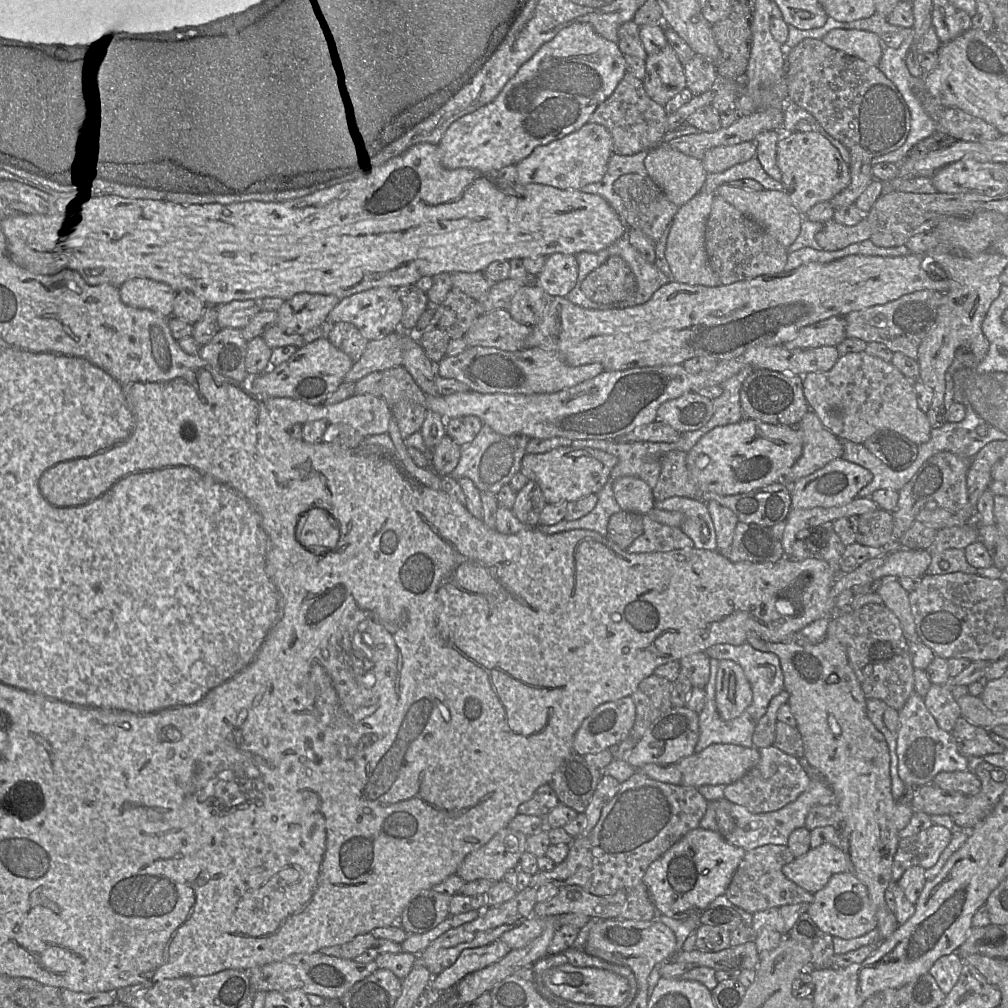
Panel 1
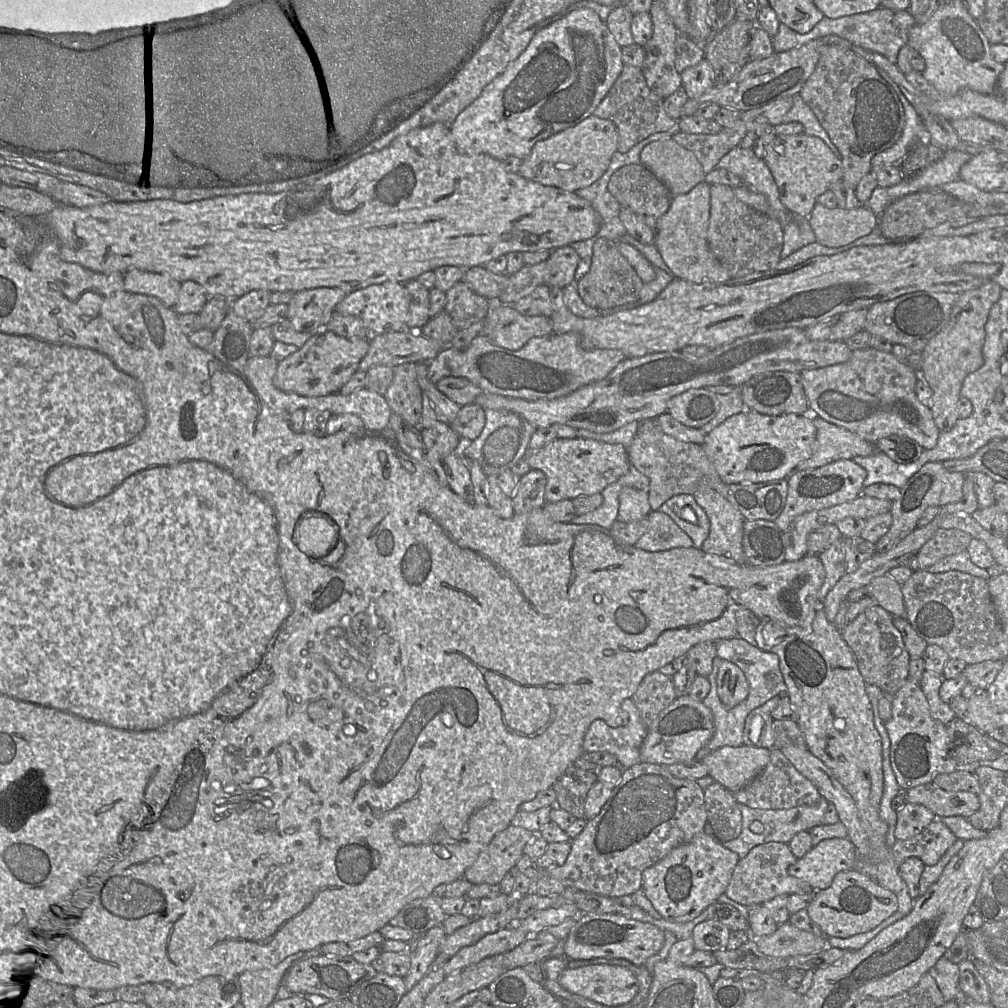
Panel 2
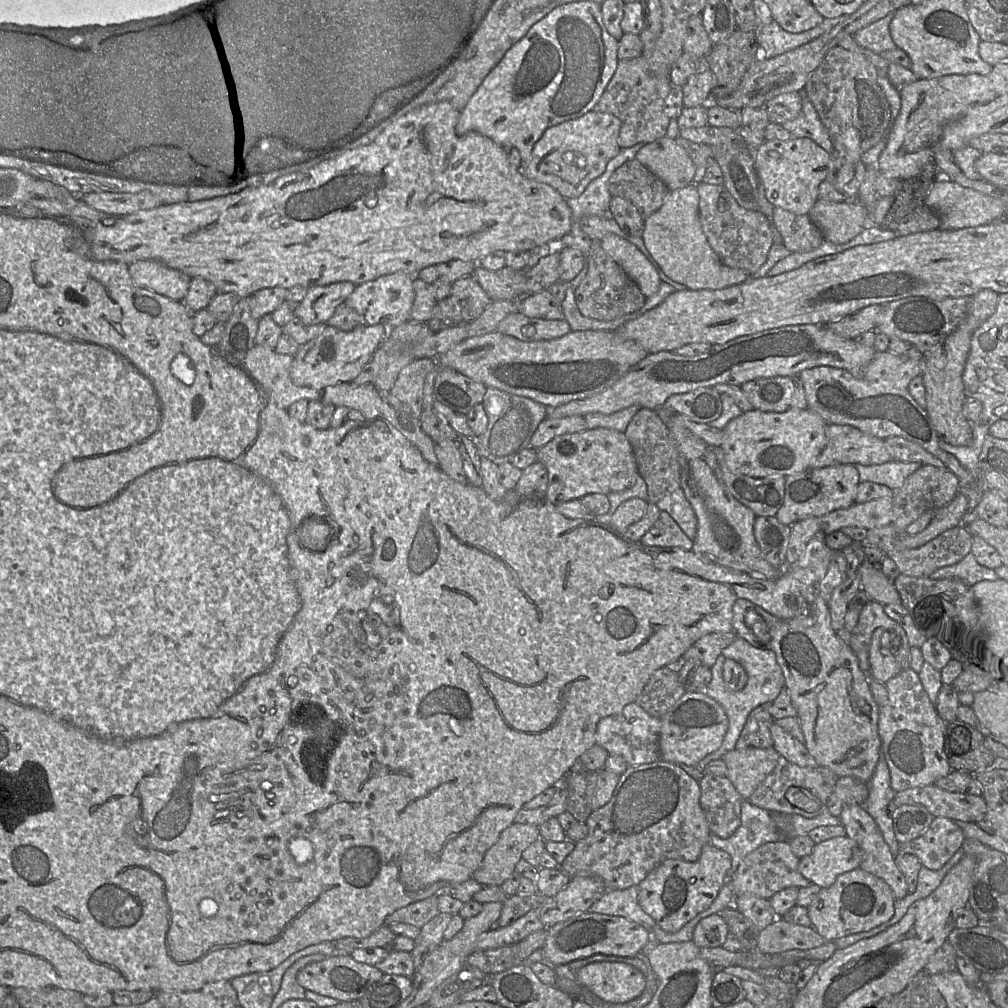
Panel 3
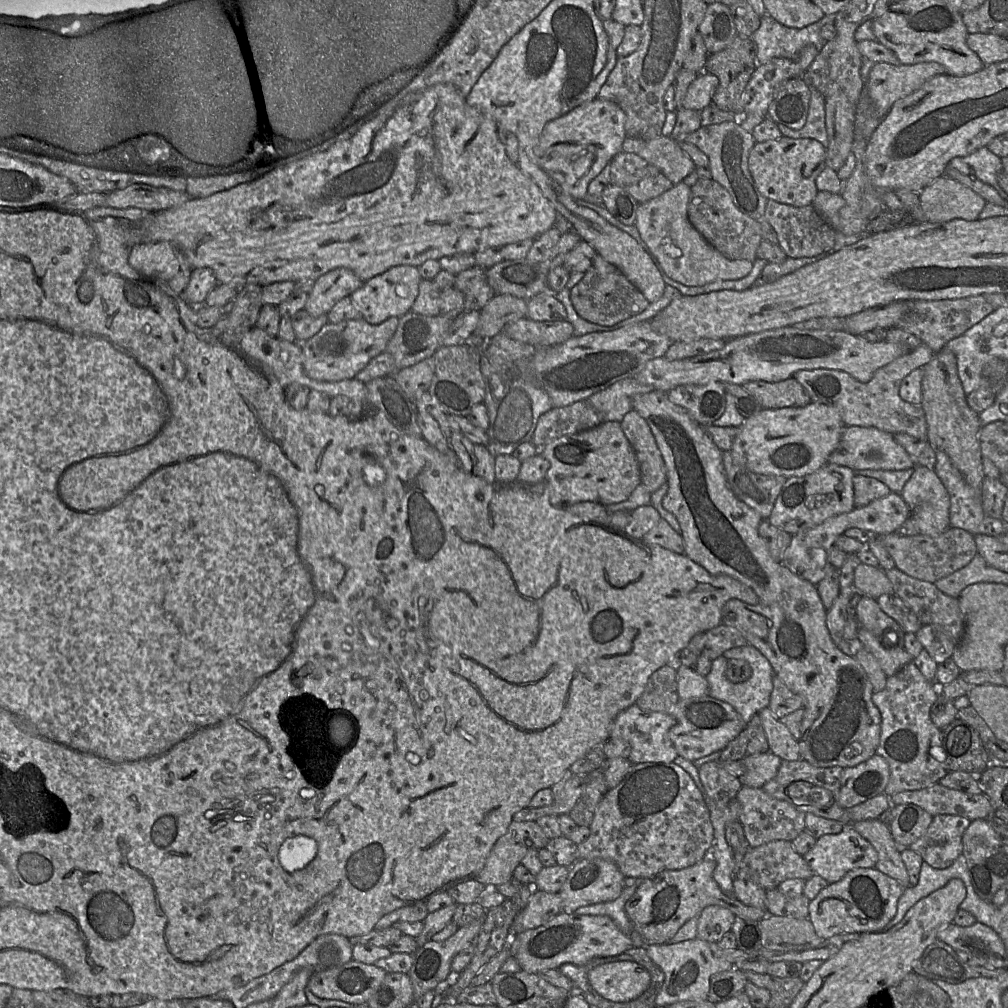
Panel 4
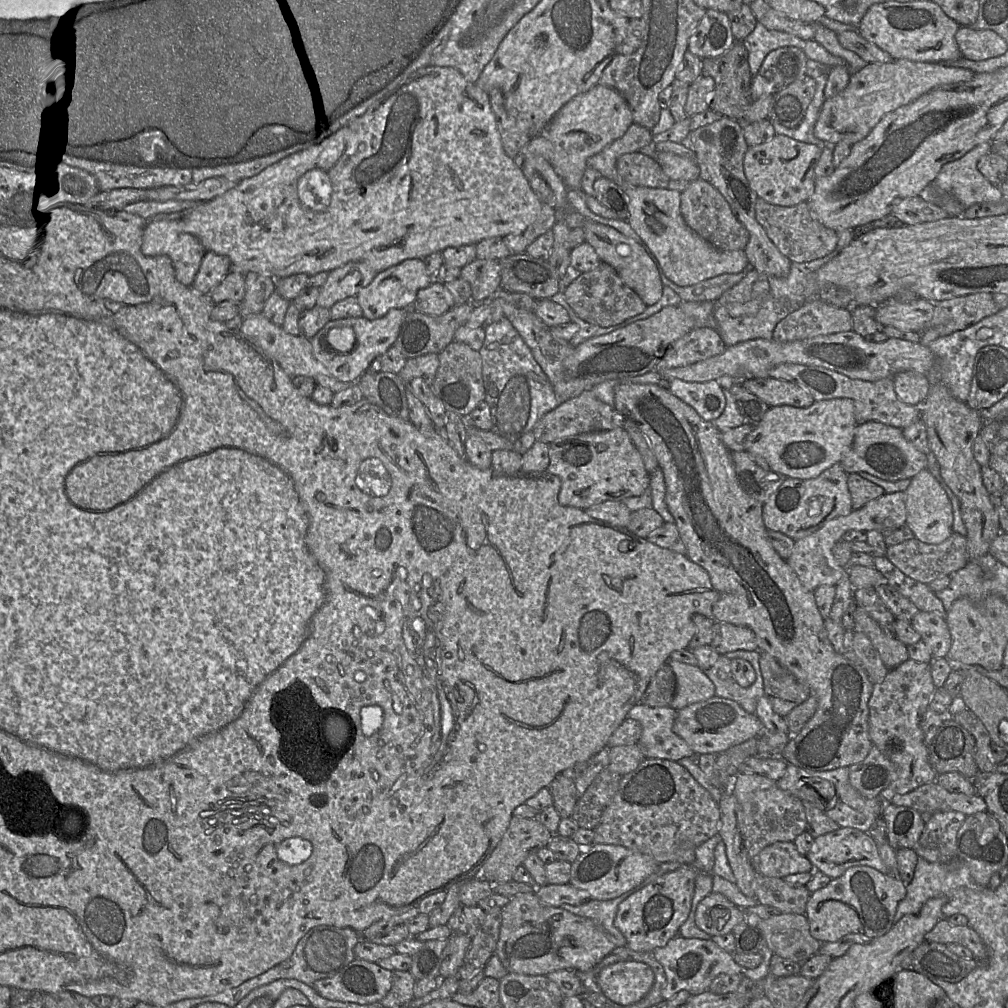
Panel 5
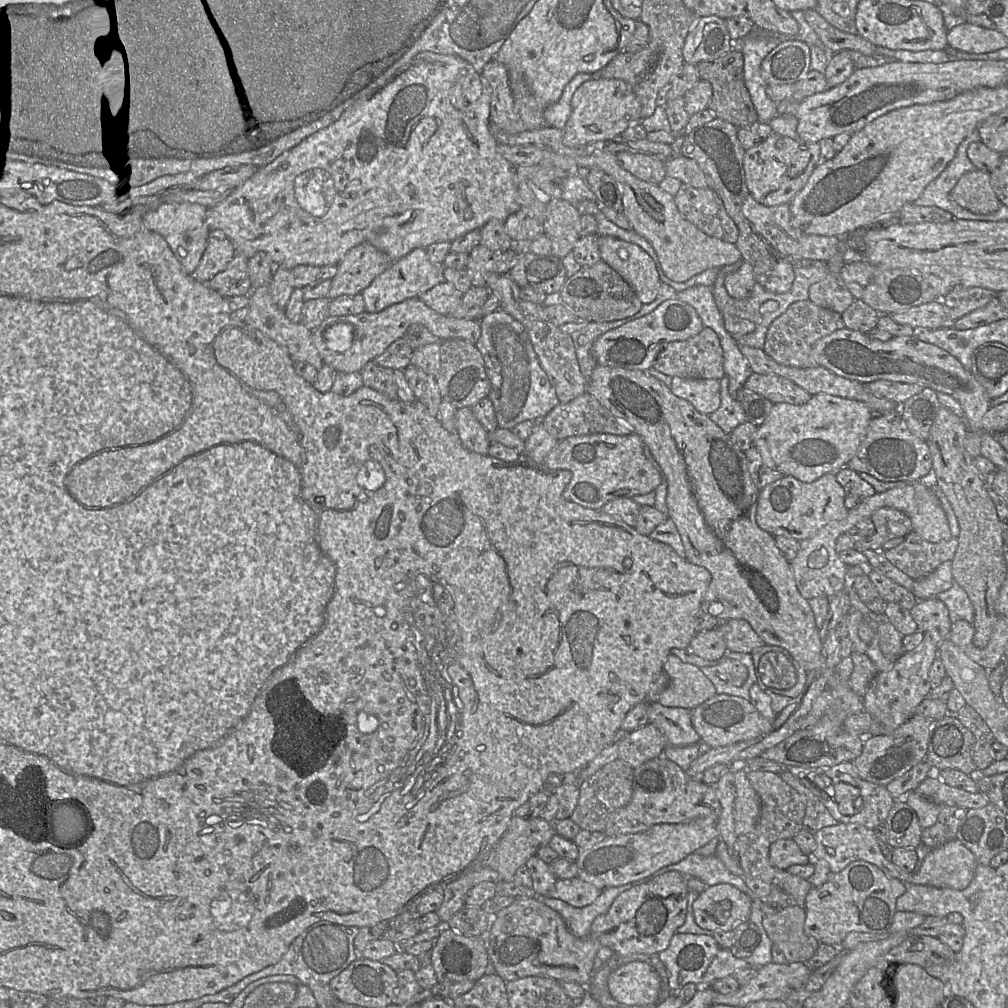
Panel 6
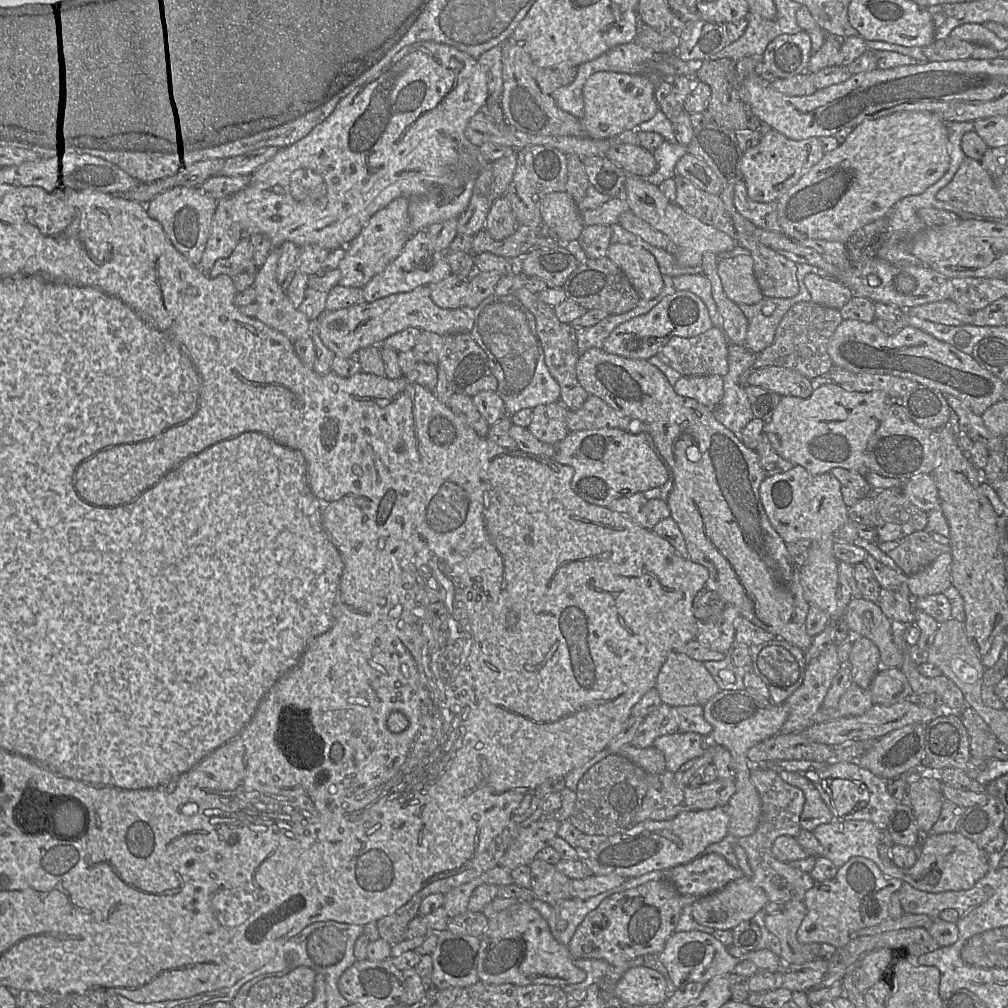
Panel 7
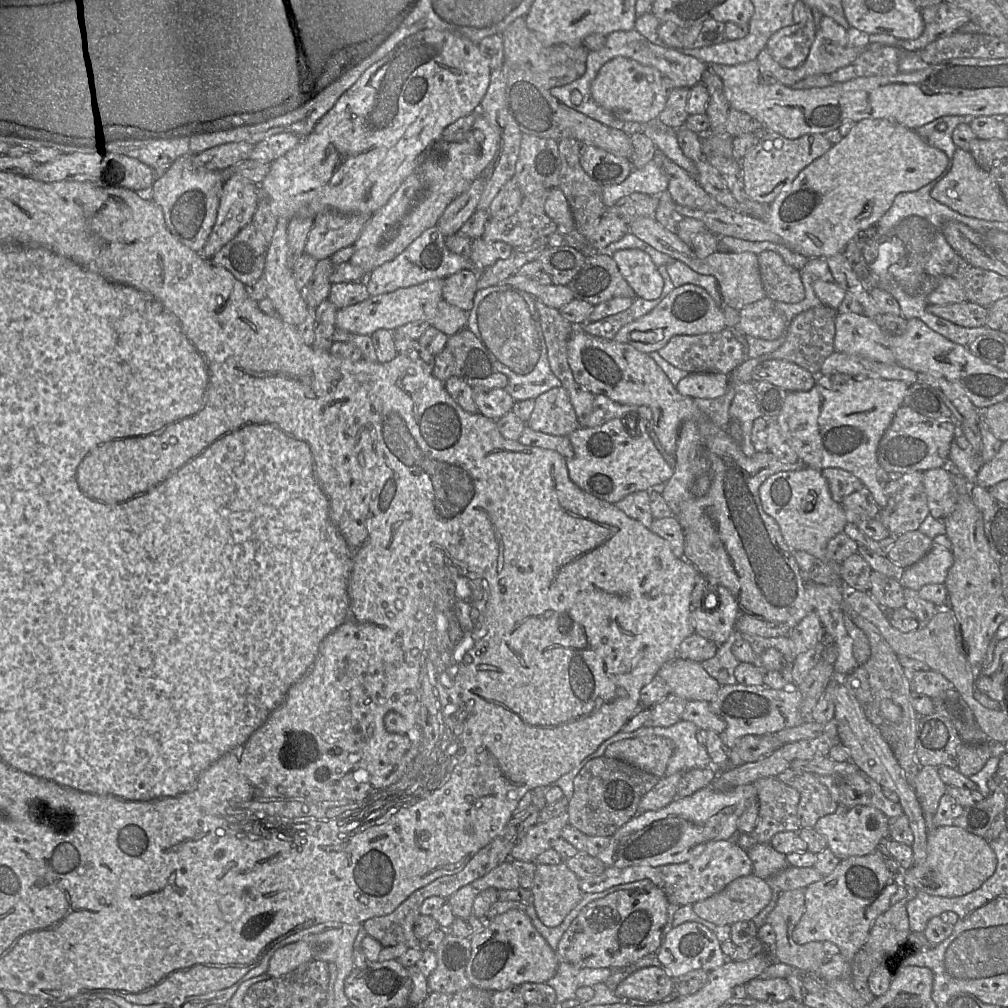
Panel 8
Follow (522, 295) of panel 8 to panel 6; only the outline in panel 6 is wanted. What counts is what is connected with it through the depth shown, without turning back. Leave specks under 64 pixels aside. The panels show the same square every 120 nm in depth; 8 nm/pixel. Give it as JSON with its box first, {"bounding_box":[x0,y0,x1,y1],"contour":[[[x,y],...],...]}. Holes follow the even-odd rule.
{"bounding_box":[475,308,560,429],"contour":[[[502,308],[478,320],[481,336],[475,343],[481,352],[490,381],[488,398],[494,406],[498,428],[512,429],[526,421],[541,421],[560,401],[541,368],[539,359],[523,325]]]}

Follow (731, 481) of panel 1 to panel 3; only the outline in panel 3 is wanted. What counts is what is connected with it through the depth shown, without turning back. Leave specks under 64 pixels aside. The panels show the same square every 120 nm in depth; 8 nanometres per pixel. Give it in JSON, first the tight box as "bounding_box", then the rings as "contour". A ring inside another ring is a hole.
{"bounding_box":[721,409,827,478],"contour":[[[758,409],[743,412],[732,419],[722,430],[721,448],[724,451],[725,463],[734,474],[743,474],[754,478],[787,477],[809,468],[810,463],[820,454],[826,445],[827,423],[815,411],[789,409],[784,412],[764,412]]]}

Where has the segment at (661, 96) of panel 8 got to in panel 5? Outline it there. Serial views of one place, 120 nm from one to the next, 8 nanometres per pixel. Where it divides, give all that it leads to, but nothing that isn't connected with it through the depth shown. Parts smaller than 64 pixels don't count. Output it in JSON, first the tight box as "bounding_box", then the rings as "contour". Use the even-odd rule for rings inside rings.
{"bounding_box":[545,84,632,190],"contour":[[[600,84],[576,95],[560,109],[547,126],[545,135],[554,147],[549,163],[567,189],[581,190],[588,158],[622,137],[632,123],[632,112],[624,97],[616,90]]]}

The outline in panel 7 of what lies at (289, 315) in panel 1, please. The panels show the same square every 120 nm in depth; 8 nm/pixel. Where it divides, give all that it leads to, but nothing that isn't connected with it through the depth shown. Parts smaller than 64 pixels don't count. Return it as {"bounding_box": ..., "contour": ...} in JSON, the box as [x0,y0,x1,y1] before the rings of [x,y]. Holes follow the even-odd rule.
{"bounding_box":[338,197,412,288],"contour":[[[398,197],[376,212],[361,232],[345,247],[346,253],[338,269],[341,273],[340,286],[363,288],[377,274],[393,262],[402,252],[412,236],[408,200]]]}

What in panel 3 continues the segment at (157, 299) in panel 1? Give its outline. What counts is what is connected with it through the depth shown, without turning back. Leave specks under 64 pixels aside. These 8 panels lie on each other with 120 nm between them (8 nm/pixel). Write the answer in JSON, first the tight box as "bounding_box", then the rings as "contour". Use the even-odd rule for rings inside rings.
{"bounding_box":[128,260,191,301],"contour":[[[139,260],[128,265],[136,286],[147,288],[175,301],[183,301],[191,277],[156,260]]]}

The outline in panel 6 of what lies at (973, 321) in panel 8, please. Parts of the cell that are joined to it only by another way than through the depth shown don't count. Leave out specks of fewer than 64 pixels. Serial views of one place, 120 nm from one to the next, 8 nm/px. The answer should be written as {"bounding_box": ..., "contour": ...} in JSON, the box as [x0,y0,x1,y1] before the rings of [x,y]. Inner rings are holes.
{"bounding_box":[888,299,953,329],"contour":[[[940,299],[888,315],[895,322],[910,325],[912,328],[938,329],[953,326],[953,321],[946,314],[943,301]]]}

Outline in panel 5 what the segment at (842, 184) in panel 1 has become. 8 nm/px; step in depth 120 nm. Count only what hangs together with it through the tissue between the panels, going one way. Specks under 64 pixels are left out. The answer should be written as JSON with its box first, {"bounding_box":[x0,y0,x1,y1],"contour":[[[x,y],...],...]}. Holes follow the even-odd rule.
{"bounding_box":[744,134,822,206],"contour":[[[776,134],[770,140],[748,147],[744,155],[744,174],[759,198],[778,206],[794,206],[807,202],[815,188],[814,169],[822,148]]]}

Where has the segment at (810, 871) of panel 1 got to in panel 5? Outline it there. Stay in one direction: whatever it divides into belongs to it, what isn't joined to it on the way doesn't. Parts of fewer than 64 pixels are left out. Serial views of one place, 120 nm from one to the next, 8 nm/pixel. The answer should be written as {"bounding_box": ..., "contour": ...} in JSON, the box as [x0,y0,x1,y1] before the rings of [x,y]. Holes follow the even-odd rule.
{"bounding_box":[806,827,891,879],"contour":[[[839,827],[833,832],[818,836],[814,840],[813,849],[806,855],[814,870],[820,871],[830,879],[840,877],[853,866],[870,866],[883,874],[891,874],[882,861],[877,843],[868,832],[851,827]]]}

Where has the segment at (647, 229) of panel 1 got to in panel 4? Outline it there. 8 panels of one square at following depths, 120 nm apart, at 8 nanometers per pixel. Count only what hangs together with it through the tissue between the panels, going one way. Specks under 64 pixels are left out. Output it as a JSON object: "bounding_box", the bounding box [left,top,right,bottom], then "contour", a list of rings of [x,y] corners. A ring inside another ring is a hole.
{"bounding_box":[610,151,674,204],"contour":[[[622,151],[610,161],[610,183],[628,192],[639,204],[661,195],[674,185],[638,154]]]}

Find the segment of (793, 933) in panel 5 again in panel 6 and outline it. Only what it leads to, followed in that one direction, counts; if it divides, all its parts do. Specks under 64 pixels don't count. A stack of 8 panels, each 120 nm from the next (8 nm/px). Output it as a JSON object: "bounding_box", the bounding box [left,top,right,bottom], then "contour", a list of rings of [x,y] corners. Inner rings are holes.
{"bounding_box":[762,906,819,963],"contour":[[[803,906],[785,907],[774,915],[763,917],[762,926],[767,936],[783,952],[787,963],[806,963],[818,948],[819,941],[804,932],[805,918],[806,913]]]}

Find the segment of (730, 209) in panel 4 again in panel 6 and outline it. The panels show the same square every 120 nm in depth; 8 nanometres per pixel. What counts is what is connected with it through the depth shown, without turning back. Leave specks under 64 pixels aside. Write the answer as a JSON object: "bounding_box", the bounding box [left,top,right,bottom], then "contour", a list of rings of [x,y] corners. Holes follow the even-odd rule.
{"bounding_box":[674,183,739,244],"contour":[[[682,183],[674,196],[681,215],[705,234],[736,244],[739,230],[727,214],[722,200],[711,188],[695,188]]]}

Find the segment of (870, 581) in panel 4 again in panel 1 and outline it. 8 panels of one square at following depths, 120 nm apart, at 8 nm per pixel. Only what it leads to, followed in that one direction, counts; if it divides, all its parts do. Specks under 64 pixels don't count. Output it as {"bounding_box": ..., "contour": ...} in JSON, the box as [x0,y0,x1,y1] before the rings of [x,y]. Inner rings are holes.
{"bounding_box":[877,579,921,641],"contour":[[[882,579],[877,593],[881,596],[883,604],[899,619],[907,641],[921,641],[912,615],[909,593],[901,586],[898,579]]]}

